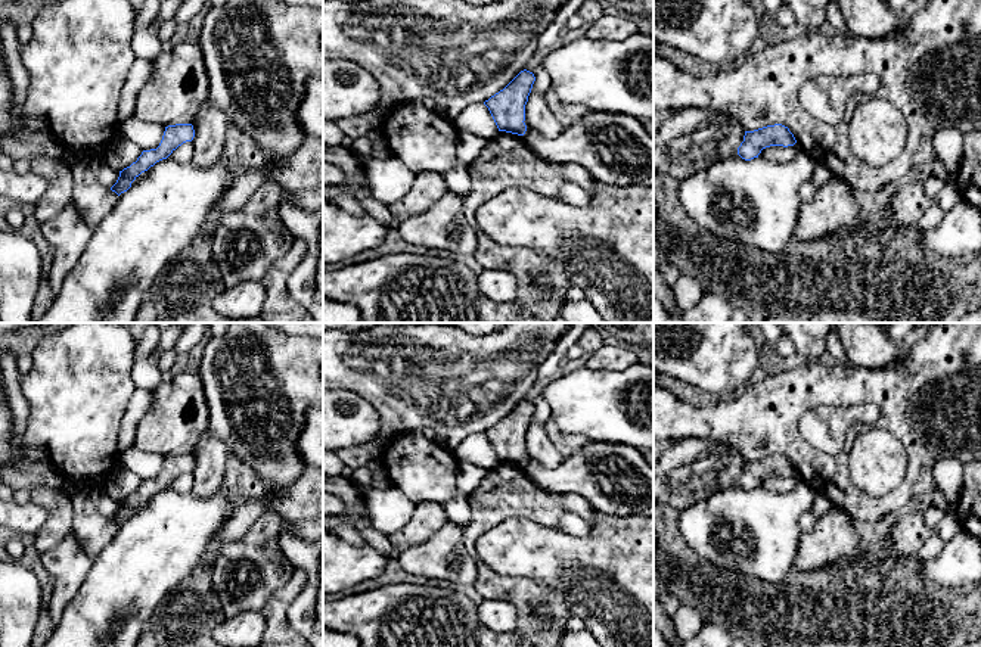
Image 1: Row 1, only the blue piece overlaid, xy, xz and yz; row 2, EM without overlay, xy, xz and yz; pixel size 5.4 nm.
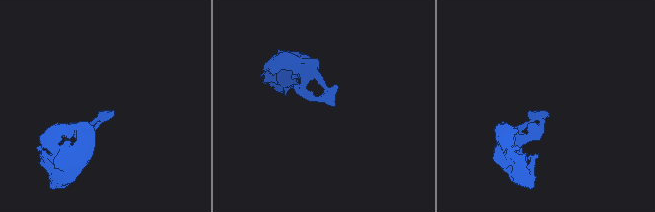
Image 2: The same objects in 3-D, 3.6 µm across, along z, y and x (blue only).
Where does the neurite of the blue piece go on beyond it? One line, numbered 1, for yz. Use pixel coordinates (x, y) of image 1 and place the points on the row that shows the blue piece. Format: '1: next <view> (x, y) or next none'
1: next none

